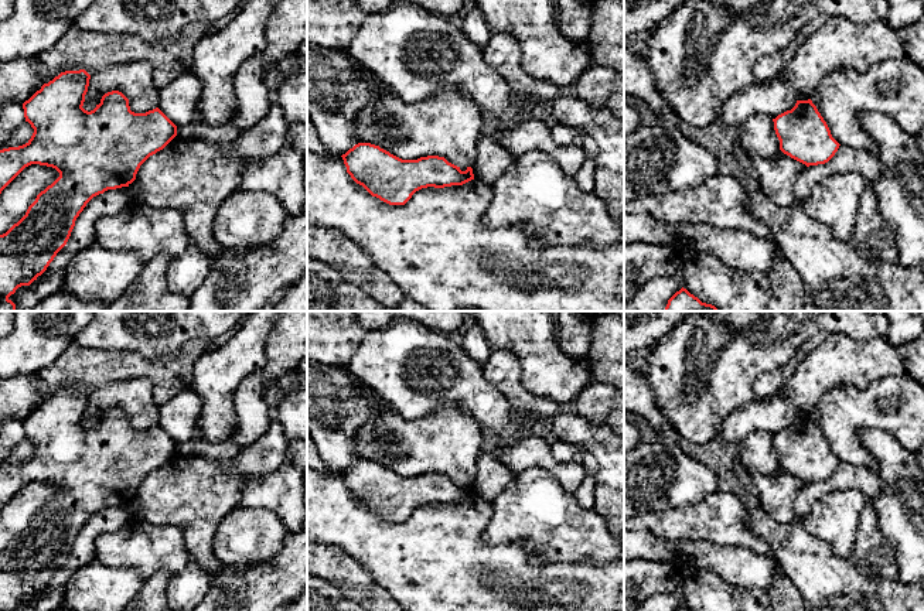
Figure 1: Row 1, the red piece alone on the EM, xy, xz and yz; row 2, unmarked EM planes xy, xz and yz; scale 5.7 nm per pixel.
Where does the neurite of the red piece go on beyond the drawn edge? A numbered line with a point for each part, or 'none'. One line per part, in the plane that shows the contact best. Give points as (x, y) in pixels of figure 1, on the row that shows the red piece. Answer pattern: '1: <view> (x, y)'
none

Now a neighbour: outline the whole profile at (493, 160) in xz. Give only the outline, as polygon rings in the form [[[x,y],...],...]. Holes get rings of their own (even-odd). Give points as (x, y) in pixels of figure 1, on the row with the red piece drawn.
[[[497,132],[483,136],[477,143],[477,160],[471,167],[474,178],[492,187],[514,160],[515,156],[498,141]]]

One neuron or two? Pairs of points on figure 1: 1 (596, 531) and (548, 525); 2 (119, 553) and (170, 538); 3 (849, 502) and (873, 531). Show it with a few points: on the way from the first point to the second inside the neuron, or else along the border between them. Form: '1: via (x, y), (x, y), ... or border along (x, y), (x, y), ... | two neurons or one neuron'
1: via (585, 531), (559, 531) | one neuron
2: via (132, 546), (157, 546) | one neuron
3: border along (868, 499), (861, 515), (859, 538), (853, 549) | two neurons

